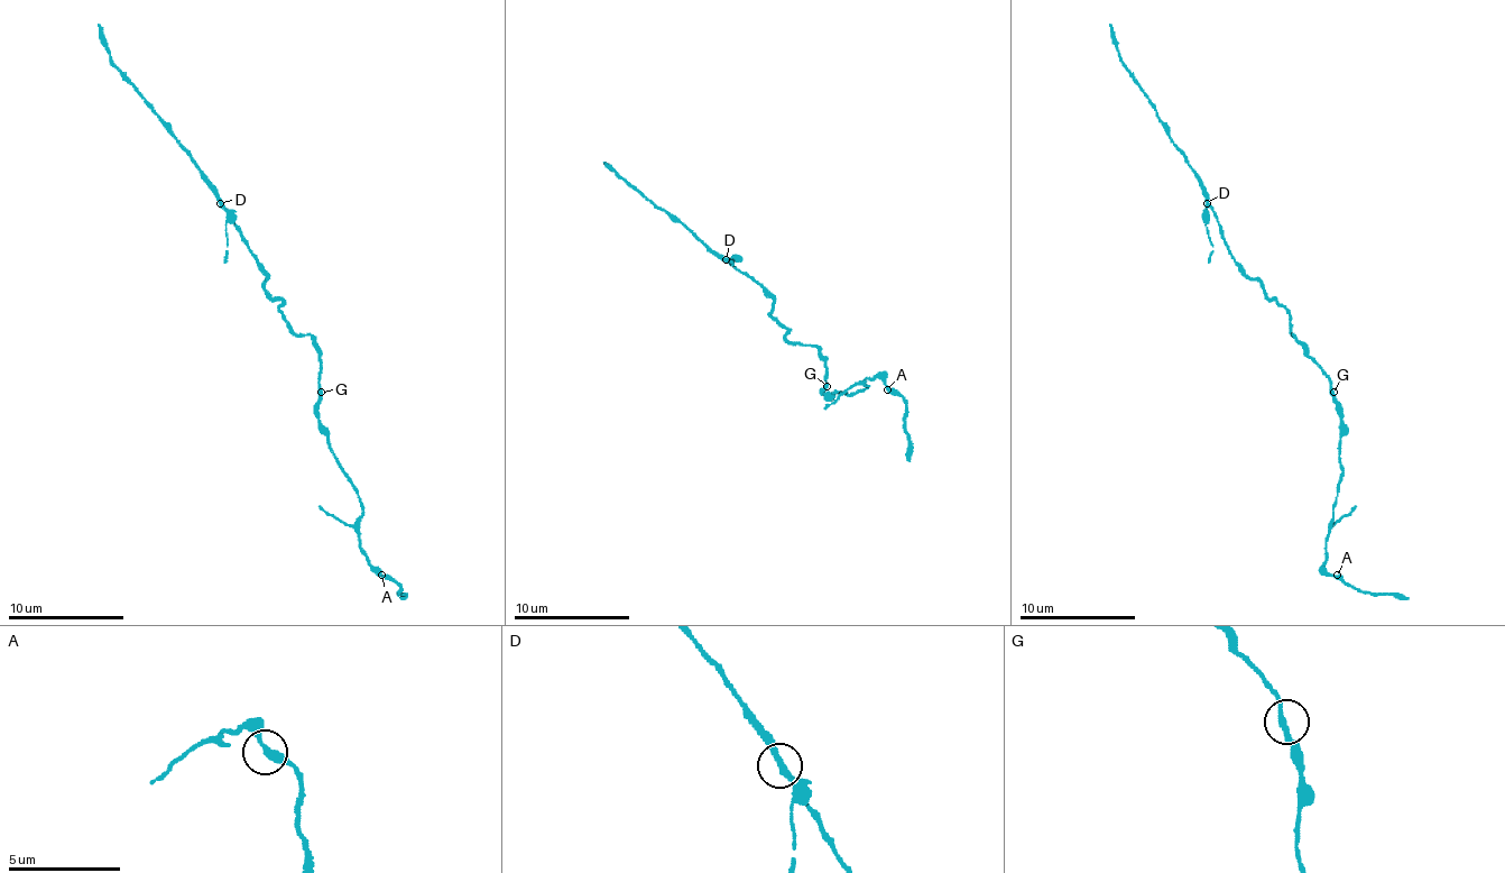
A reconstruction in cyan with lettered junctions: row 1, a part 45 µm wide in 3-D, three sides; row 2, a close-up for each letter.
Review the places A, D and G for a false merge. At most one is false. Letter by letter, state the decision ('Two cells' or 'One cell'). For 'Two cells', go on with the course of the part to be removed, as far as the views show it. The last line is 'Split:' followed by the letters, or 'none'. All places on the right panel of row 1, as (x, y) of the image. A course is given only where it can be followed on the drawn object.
A: One cell
D: Two cells. Course of the part to remove: (1206, 203), (1206, 232), (1211, 244), (1209, 262)
G: One cell
Split: D

